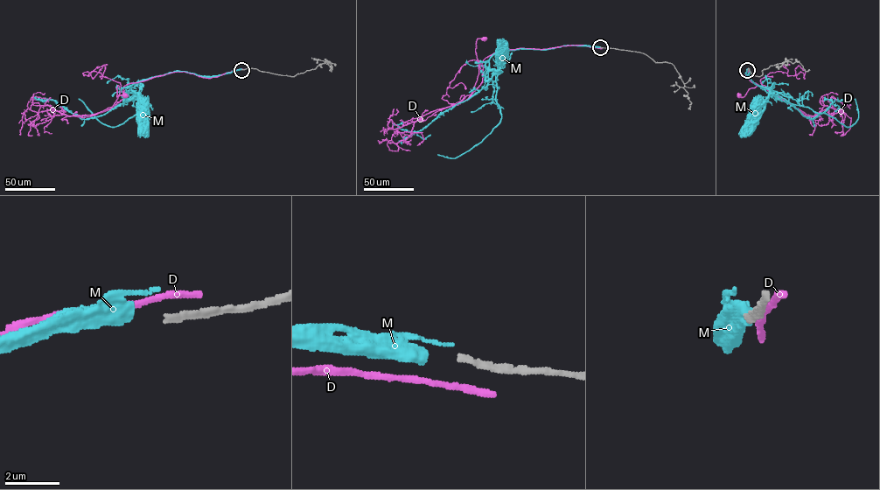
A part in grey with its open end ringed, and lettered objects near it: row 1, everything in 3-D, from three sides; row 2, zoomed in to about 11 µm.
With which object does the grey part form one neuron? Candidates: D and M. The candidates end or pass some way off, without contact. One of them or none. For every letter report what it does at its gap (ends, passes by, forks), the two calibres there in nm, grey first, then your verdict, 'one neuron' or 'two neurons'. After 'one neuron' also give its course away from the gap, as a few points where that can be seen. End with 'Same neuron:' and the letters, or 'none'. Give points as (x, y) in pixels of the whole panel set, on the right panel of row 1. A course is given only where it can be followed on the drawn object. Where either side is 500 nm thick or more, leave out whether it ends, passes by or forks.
D: it passes by | 200/220 nm | two neurons
M: 200/550 nm | two neurons
Same neuron: none

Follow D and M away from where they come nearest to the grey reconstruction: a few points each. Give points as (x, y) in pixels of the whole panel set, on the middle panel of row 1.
D: (600, 48), (576, 45), (494, 52), (483, 59), (482, 82), (471, 94), (478, 73), (476, 40), (484, 38)
M: (599, 47), (496, 52), (489, 68), (497, 71), (500, 122), (455, 157), (437, 154)

